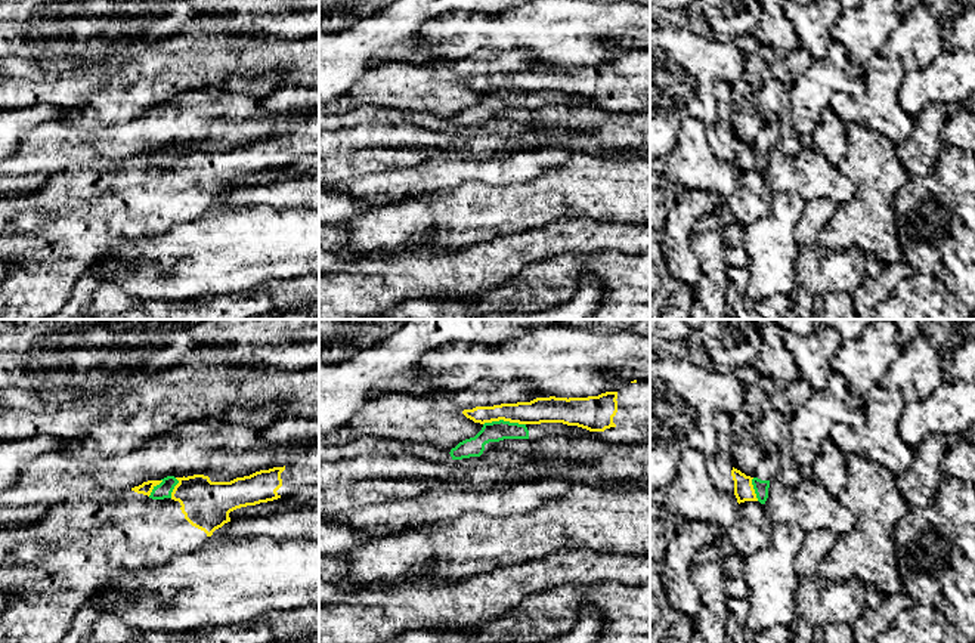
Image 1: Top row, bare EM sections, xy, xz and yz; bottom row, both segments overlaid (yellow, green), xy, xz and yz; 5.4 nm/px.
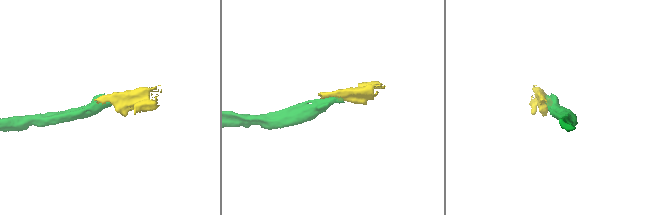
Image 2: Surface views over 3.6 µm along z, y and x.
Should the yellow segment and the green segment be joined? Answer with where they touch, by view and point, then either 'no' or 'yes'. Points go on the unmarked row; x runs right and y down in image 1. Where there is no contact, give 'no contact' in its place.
xz (504, 89) | no

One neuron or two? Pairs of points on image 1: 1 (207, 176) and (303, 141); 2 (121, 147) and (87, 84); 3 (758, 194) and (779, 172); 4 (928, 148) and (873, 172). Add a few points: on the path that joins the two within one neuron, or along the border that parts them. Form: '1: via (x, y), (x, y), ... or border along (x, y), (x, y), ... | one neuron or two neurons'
1: via (231, 164), (279, 150) | one neuron
2: border along (144, 116), (102, 126) | two neurons
3: border along (761, 173), (774, 191) | two neurons
4: border along (895, 145), (898, 160), (910, 176) | two neurons

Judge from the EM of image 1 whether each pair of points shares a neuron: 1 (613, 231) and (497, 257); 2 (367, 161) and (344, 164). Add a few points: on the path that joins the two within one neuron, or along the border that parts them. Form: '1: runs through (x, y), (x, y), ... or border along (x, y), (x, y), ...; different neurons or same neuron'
1: runs through (584, 237), (554, 238), (526, 247); same neuron
2: runs through (361, 163), (350, 164); same neuron

